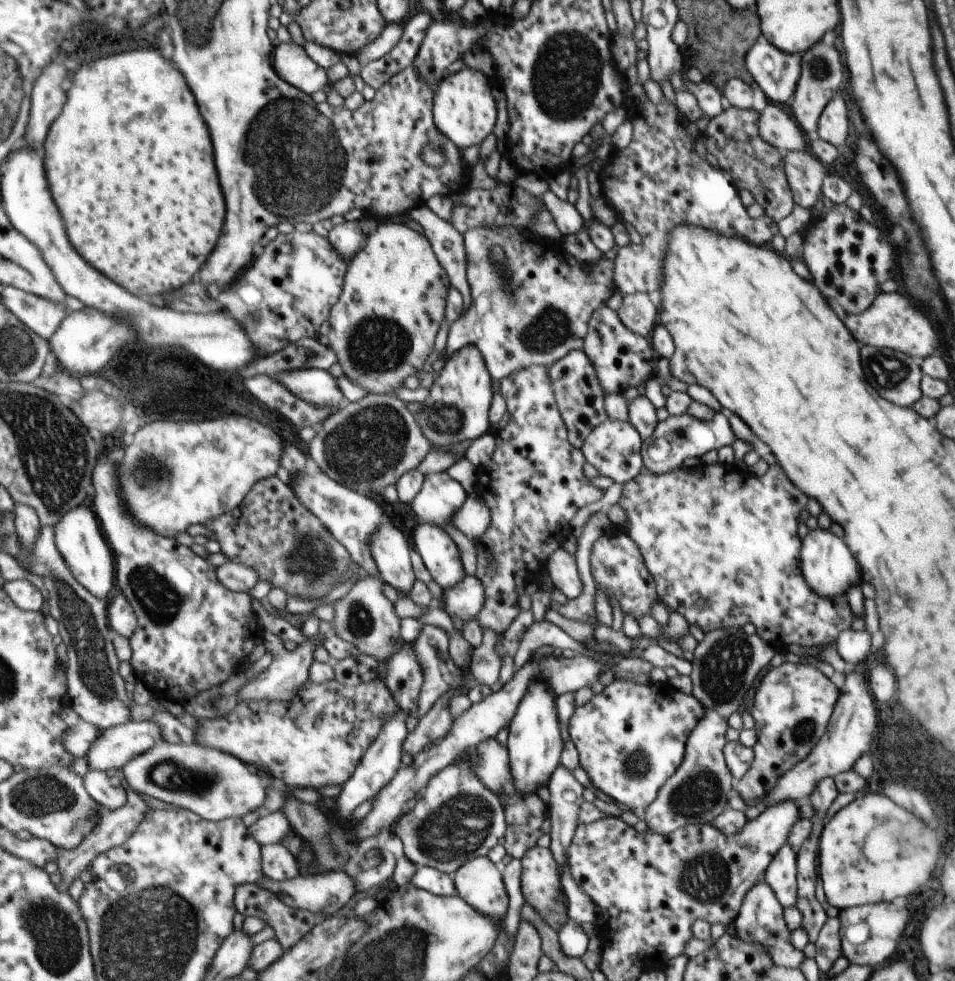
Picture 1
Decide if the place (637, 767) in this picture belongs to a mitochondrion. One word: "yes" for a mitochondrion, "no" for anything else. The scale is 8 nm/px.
yes

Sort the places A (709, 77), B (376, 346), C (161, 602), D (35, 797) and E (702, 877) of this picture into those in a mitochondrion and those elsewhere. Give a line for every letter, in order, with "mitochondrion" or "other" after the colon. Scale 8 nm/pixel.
A: other
B: mitochondrion
C: mitochondrion
D: mitochondrion
E: mitochondrion

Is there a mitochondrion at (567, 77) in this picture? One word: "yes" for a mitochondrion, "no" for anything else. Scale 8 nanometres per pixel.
yes

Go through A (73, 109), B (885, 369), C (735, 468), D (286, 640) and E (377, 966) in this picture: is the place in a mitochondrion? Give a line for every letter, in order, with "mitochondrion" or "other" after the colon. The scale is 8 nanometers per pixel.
A: other
B: mitochondrion
C: other
D: other
E: mitochondrion

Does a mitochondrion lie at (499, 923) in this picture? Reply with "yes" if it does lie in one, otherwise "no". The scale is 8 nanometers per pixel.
no

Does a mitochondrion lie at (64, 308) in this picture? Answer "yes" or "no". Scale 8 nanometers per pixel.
no

